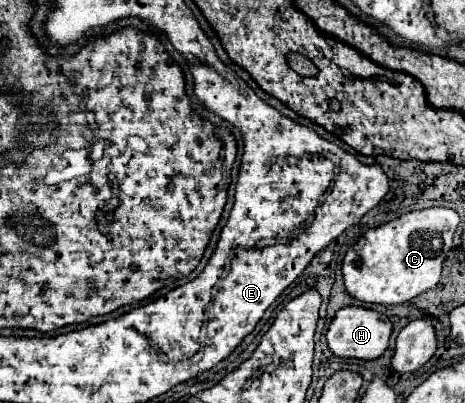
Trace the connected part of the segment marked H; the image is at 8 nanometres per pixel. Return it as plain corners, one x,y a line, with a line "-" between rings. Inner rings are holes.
344,307
332,319
326,333
326,341
328,341
330,351
336,357
372,361
372,359
378,359
388,349
390,333
392,333
392,323
386,315
374,309
364,309
364,307

